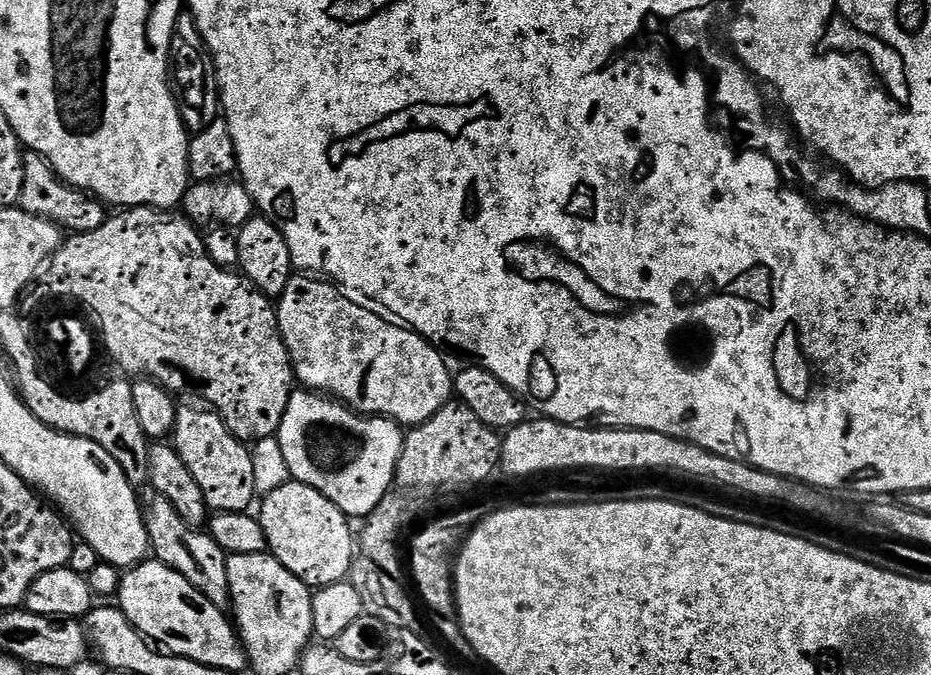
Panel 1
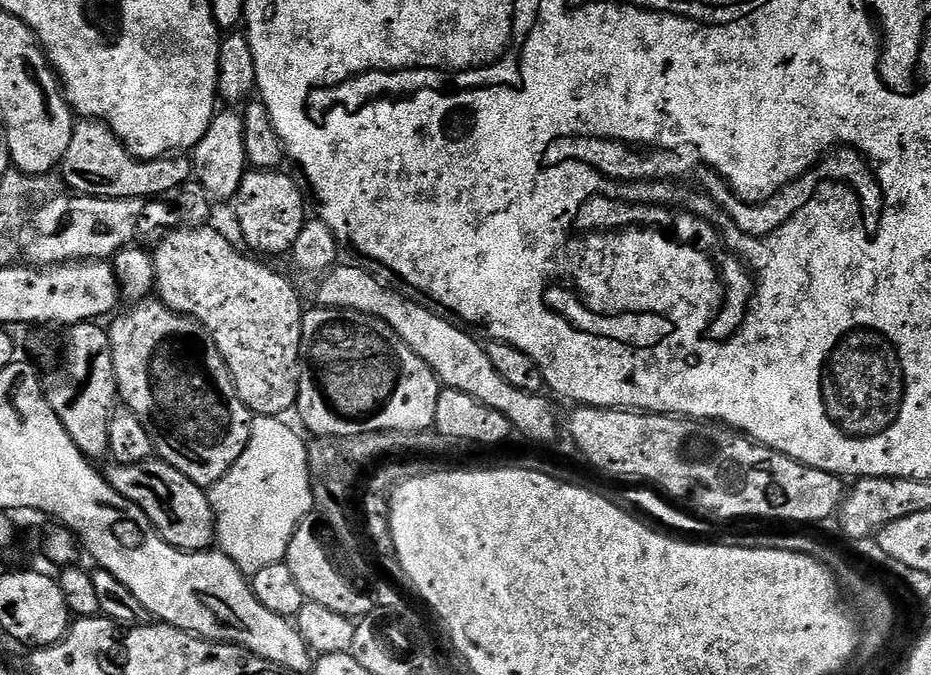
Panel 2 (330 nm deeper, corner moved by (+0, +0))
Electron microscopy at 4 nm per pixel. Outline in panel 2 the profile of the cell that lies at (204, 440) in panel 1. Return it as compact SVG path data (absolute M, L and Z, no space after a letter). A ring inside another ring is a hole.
M149 298L129 308L132 308L129 312L121 311L108 328L119 399L123 407L129 408L138 422L146 426L146 434L150 434L155 455L159 459L186 474L186 478L190 478L190 482L198 487L211 489L232 469L234 462L242 458L242 450L246 450L250 442L253 413L238 398L232 375L212 333L197 320L170 310L156 298Z

